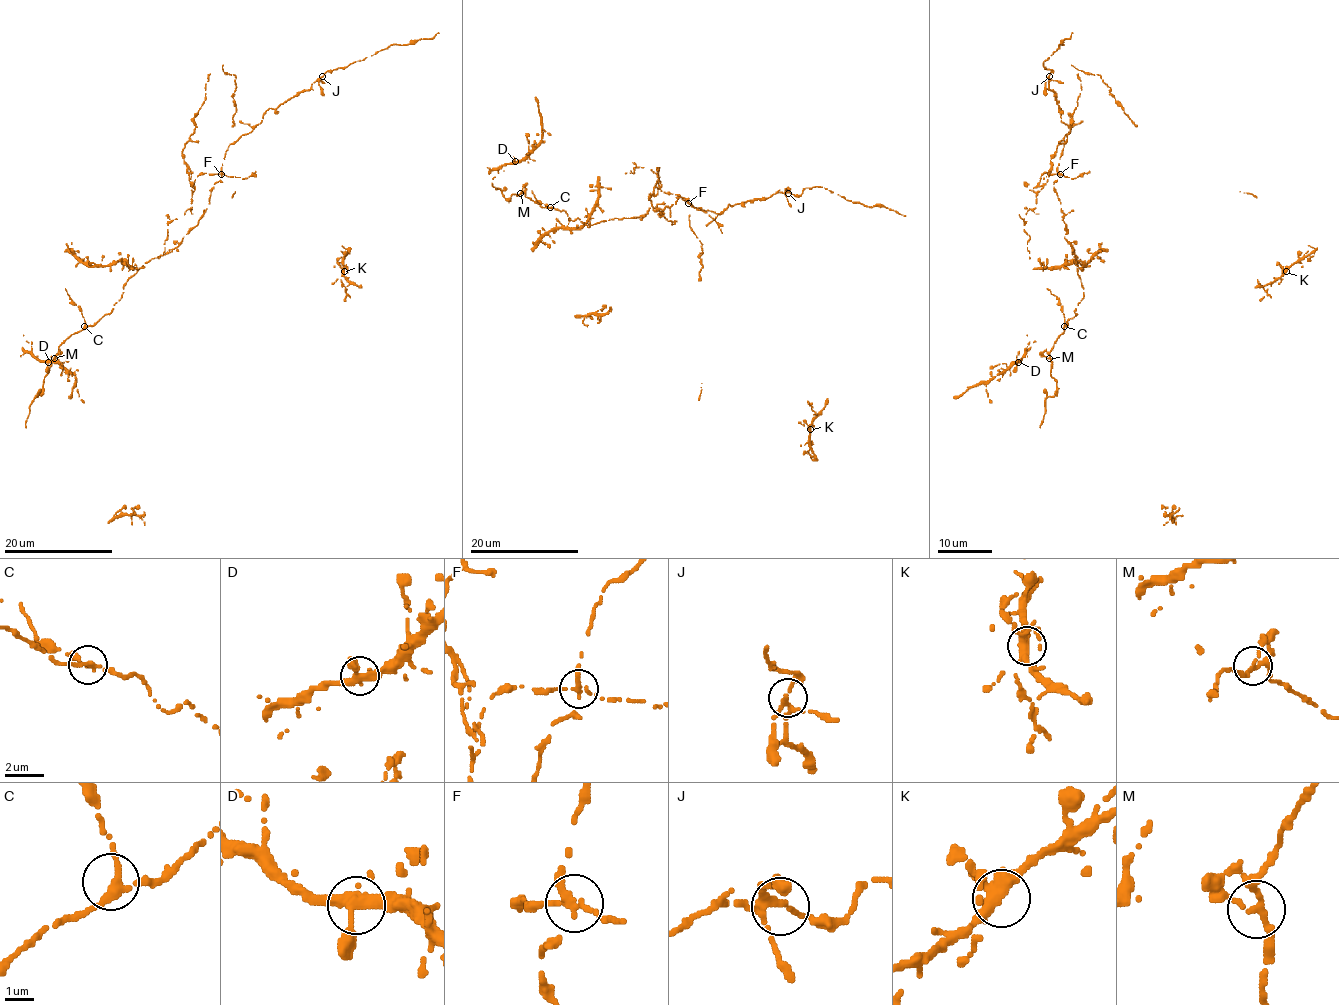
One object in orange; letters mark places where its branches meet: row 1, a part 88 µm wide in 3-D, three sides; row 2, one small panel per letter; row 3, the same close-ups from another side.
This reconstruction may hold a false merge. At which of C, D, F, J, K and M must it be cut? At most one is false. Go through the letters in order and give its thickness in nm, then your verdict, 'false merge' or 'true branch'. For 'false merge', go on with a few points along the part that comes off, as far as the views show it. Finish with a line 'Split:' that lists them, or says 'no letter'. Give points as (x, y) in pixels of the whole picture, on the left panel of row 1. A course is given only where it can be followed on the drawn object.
C: calibre 240 nm; true branch
D: calibre 320 nm; true branch
F: calibre 200 nm; false merge; course (222, 174), (201, 173), (192, 186), (182, 152), (195, 128), (193, 117), (204, 101), (208, 74)
J: calibre 200 nm; true branch
K: calibre 380 nm; true branch
M: calibre 190 nm; true branch
Split: F

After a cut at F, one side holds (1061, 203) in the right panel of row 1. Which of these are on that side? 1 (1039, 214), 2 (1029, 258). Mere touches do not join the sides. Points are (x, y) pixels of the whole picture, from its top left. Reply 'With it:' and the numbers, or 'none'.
With it: none

